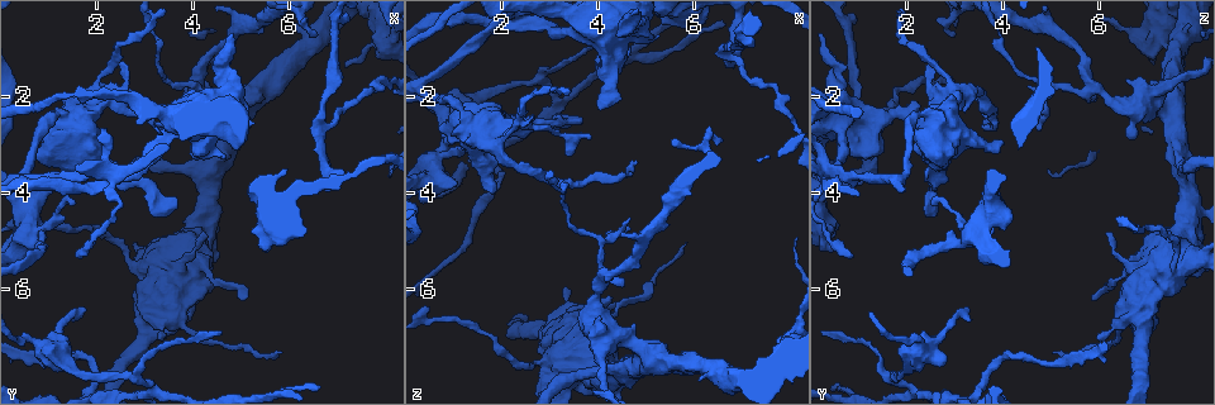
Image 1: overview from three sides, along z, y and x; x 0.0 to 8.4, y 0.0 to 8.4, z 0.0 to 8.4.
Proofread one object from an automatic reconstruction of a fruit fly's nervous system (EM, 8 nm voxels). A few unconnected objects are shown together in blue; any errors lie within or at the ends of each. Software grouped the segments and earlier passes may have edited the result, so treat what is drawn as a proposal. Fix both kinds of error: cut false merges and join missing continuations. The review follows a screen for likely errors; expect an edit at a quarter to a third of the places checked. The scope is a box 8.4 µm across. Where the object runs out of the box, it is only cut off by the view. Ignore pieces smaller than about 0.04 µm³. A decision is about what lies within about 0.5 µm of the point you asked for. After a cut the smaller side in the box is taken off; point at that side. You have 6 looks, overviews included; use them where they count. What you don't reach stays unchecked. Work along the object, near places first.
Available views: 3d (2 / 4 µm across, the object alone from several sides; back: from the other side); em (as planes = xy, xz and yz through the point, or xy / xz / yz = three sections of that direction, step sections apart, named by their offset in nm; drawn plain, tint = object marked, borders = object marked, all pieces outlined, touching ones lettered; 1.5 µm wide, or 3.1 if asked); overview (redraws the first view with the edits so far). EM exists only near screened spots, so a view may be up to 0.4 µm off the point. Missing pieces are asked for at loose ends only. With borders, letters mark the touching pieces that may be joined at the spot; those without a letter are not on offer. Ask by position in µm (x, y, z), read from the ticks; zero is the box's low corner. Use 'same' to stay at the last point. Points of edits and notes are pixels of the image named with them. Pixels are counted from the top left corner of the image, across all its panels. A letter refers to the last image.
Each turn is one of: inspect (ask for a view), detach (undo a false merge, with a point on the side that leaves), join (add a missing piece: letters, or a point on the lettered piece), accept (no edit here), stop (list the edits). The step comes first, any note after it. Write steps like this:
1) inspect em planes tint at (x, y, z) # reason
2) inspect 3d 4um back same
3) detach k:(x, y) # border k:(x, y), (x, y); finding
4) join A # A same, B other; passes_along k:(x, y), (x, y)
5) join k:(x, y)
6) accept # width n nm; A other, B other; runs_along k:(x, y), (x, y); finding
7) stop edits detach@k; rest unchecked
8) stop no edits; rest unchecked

inspect 3d 2um back at (5.10, 6.20, 5.90) # thin end

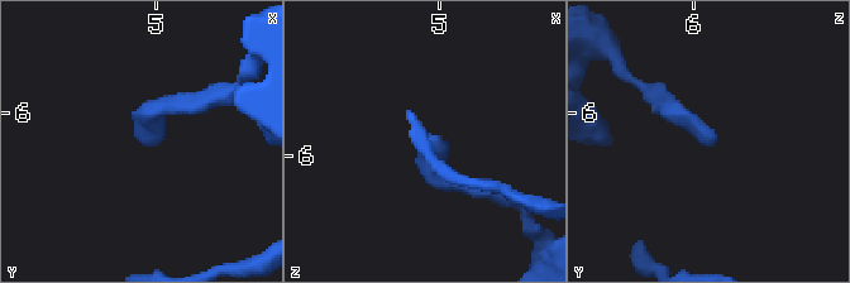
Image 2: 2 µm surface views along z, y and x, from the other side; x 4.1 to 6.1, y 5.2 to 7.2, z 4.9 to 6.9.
inspect em planes borders at (5.12, 6.18, 5.82)

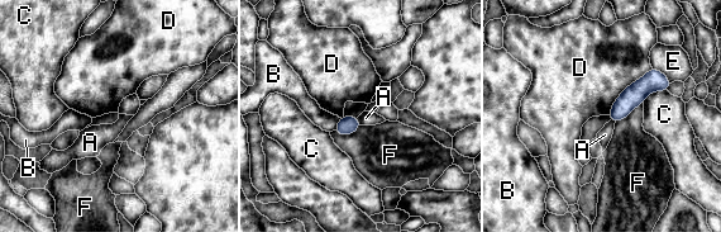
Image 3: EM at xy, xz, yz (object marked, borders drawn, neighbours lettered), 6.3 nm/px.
accept # longest_contact D 420 nm; A other, B other, C other, D other, E other, F other; border 3:(652, 67), (622, 91), (607, 114); no lettered piece goes on from it

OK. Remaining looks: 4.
inspect 3d 4um at (1.85, 2.95, 4.05) # an open end

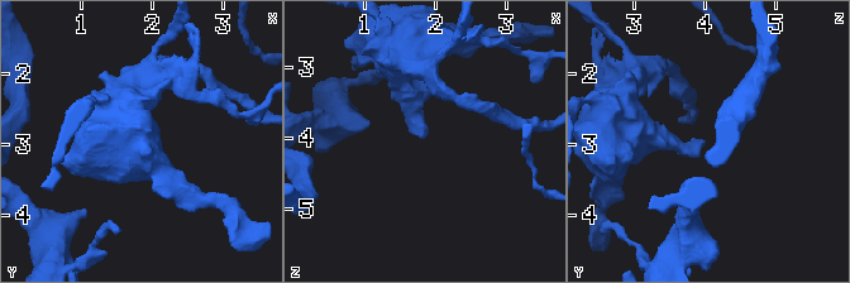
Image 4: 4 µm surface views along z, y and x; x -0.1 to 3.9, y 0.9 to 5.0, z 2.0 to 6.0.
inspect em planes tint at (1.85, 2.90, 4.00) # need the tissue

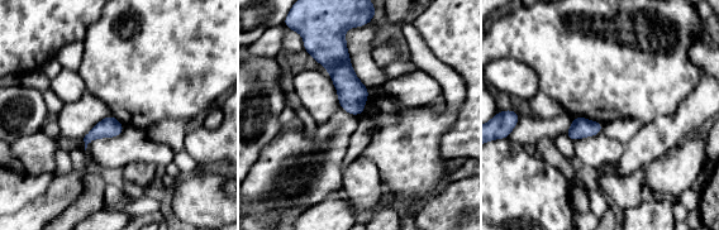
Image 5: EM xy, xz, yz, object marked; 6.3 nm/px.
inspect em planes borders same

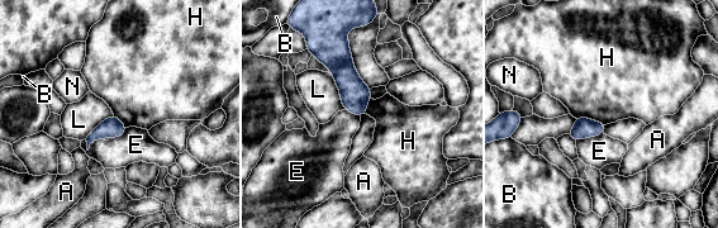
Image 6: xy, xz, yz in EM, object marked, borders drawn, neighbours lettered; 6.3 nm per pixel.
accept # A other, B other, E other, H other, L other, N other; none of them fits

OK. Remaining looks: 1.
stop no edits; rest unchecked

